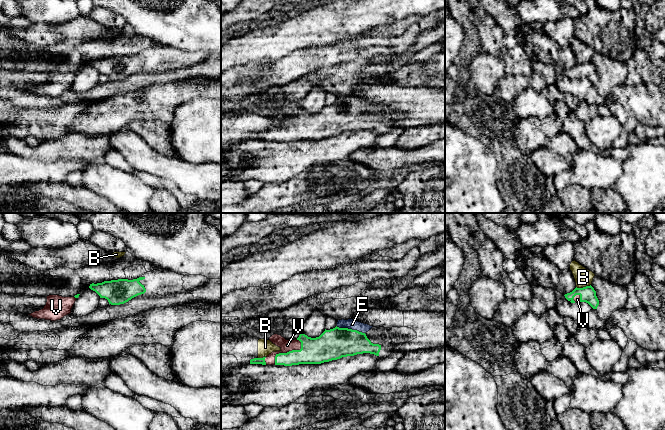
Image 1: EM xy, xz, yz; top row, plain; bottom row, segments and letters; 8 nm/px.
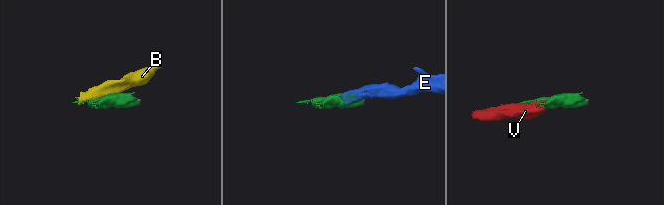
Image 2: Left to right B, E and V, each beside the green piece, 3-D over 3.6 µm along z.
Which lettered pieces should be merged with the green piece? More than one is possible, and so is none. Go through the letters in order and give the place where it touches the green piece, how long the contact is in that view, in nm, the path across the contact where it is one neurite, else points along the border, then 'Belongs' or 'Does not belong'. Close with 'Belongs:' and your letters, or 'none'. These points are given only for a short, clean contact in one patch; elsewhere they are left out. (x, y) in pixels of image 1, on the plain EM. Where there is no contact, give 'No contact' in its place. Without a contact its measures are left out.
B: Touches green at yz (583, 63). Shared border 120 nm. Does not belong
E: Touches green at xz (350, 105). Shared border 240 nm. Path across: xz (333, 120), (350, 105), (352, 100). Belongs
V: Touches green at xz (287, 128). Shared border 280 nm. Belongs
Belongs: E, V

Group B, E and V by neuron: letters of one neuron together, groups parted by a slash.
B / E V

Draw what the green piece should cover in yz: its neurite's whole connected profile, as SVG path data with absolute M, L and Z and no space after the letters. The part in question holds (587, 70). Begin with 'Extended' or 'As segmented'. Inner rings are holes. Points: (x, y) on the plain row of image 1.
Extended. M591 61L583 64L576 63L572 68L567 69L564 72L571 79L586 78L593 85L597 85L599 81L599 76L596 72L596 67Z

